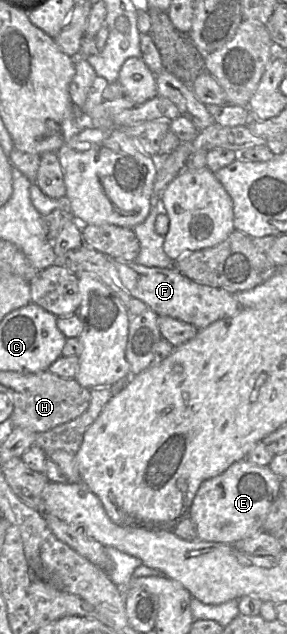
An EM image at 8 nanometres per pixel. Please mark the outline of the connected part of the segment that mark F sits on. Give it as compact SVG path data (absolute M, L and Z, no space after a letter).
M113 259L120 281L133 298L144 302L158 316L169 316L192 324L197 330L214 321L229 318L241 309L235 296L227 290L197 283L175 268L147 267L135 261Z

